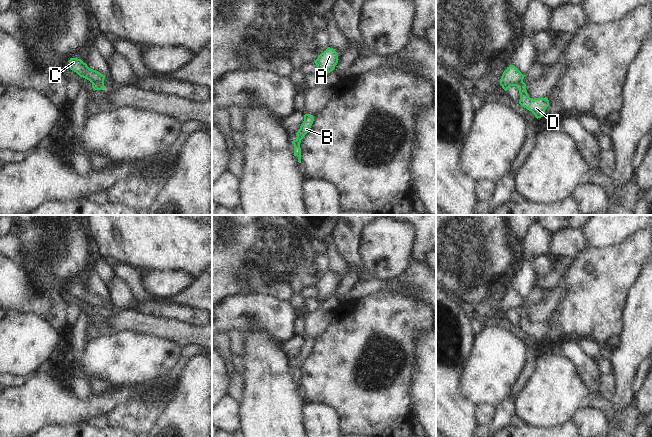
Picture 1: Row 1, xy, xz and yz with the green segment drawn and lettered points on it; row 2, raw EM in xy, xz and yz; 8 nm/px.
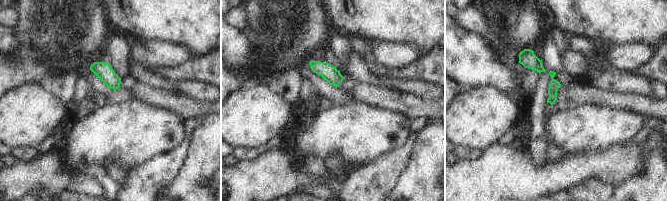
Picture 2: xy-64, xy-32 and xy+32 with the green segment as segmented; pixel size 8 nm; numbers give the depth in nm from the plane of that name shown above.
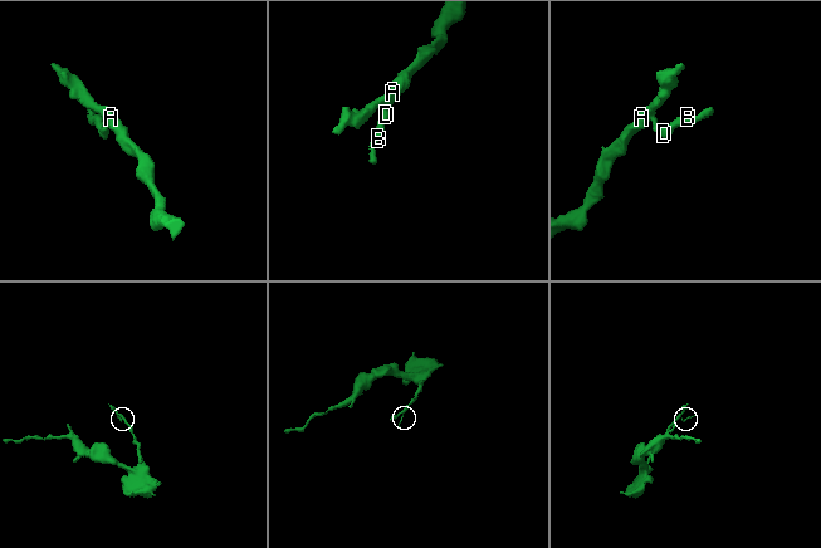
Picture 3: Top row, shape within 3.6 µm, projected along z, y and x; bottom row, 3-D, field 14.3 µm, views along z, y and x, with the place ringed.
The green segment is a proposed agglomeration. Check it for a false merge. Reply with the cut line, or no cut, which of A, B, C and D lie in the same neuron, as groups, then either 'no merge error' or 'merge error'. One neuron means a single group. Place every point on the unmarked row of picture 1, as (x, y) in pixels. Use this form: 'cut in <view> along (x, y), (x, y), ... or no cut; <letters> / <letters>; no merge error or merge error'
cut in xy along (92, 307), (103, 309); A C / B D; merge error

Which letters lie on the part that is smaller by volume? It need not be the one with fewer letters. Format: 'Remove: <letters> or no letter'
Remove: B, D

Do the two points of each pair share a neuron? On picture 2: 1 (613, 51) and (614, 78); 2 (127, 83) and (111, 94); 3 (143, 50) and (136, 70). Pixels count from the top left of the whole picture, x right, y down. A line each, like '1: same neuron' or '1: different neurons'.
1: different neurons
2: different neurons
3: different neurons

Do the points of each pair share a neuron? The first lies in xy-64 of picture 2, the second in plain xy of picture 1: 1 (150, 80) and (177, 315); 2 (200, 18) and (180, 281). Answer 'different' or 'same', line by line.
1: different
2: different

